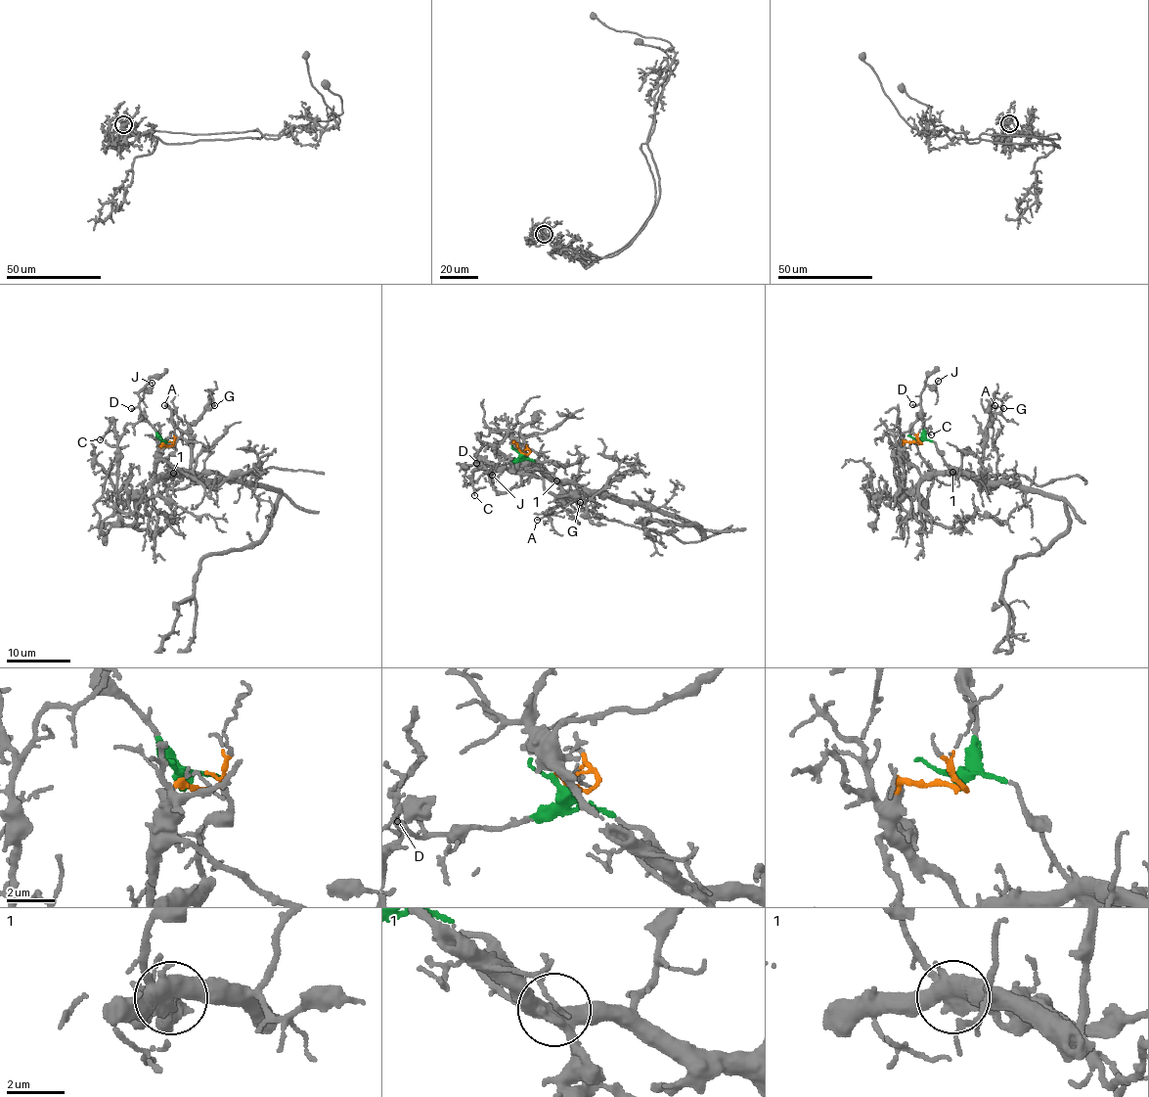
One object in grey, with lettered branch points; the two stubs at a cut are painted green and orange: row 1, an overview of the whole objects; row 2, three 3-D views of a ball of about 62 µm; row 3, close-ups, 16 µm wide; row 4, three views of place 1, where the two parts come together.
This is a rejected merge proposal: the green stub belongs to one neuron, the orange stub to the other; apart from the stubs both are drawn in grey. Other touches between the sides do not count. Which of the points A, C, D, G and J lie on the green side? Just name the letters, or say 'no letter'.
D, J

